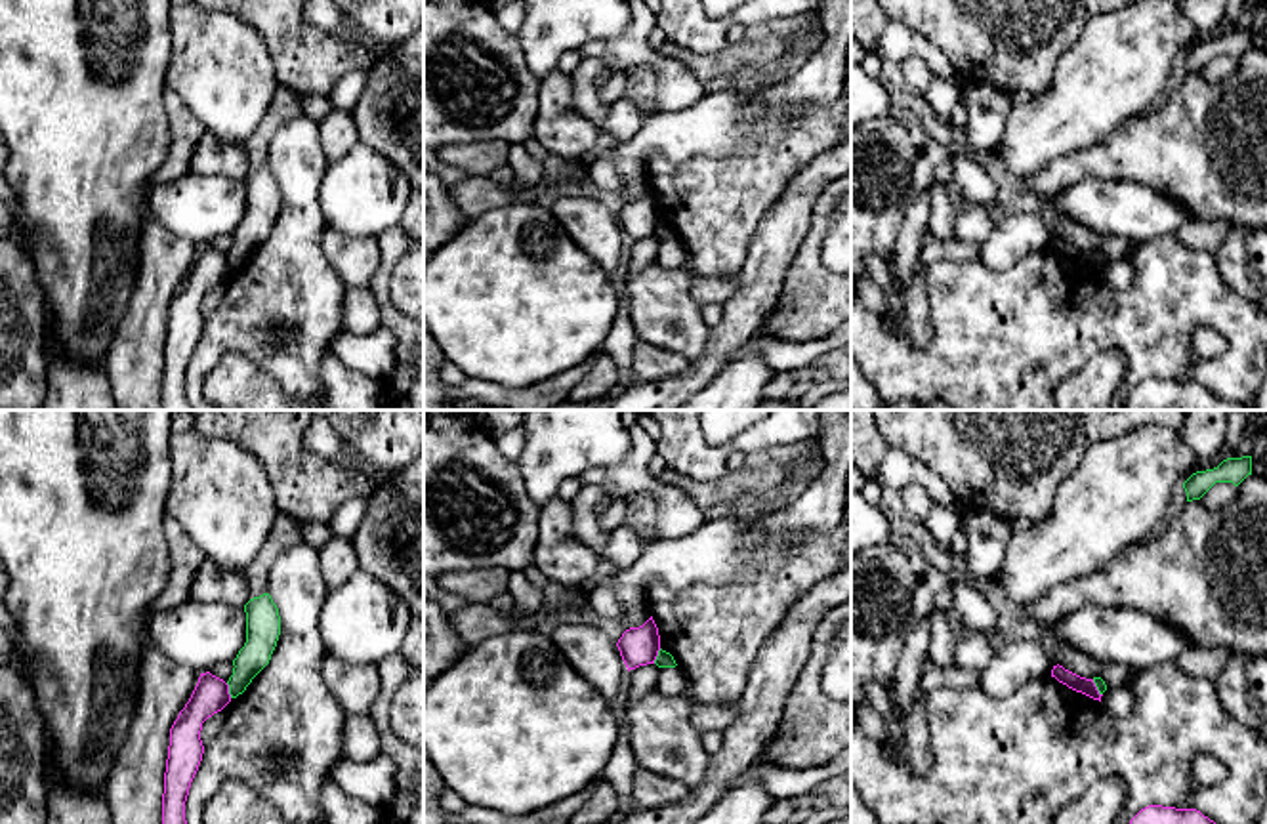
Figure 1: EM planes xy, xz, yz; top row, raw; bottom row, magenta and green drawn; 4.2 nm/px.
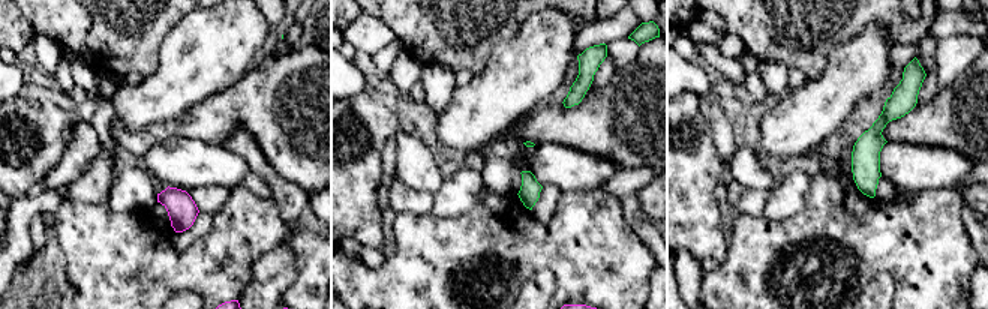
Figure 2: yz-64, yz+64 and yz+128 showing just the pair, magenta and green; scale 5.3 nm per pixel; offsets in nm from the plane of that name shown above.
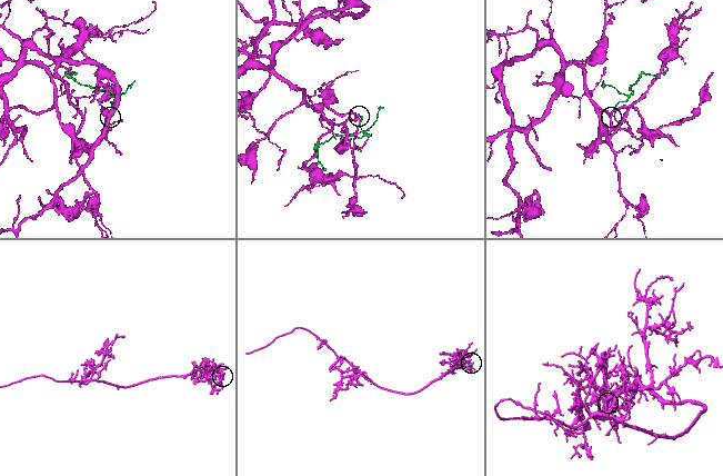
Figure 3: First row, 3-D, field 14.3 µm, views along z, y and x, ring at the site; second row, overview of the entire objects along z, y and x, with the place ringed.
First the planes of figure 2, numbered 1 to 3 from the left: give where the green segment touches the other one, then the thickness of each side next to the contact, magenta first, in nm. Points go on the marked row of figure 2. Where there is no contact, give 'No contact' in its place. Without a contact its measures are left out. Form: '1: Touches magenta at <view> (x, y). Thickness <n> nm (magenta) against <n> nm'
1: No contact
2: No contact
3: No contact

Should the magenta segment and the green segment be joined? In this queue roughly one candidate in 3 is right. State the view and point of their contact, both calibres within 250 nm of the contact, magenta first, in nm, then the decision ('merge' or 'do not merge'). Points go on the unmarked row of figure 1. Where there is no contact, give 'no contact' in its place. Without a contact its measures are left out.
xy (228, 264) | 150/130 nm | do not merge

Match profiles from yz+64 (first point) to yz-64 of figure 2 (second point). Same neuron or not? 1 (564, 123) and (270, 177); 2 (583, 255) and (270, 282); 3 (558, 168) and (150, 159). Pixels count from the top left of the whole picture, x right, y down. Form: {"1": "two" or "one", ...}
{"1": "two", "2": "two", "3": "one"}

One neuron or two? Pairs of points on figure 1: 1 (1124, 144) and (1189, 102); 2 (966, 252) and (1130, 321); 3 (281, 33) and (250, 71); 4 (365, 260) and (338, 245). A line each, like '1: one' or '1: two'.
1: one
2: two
3: two
4: one

